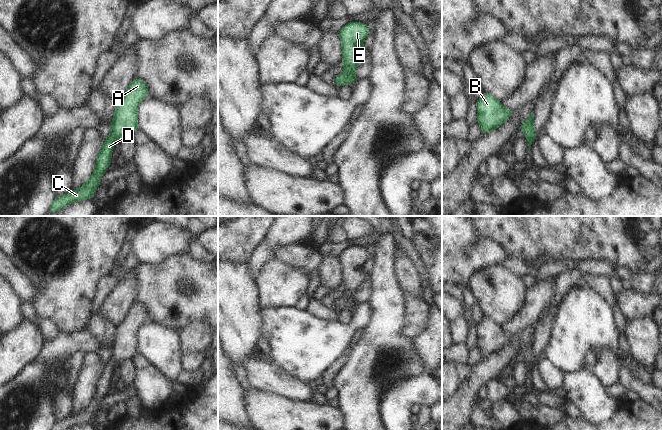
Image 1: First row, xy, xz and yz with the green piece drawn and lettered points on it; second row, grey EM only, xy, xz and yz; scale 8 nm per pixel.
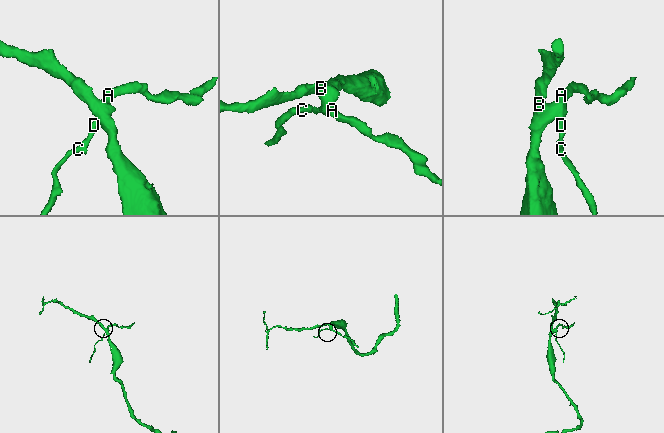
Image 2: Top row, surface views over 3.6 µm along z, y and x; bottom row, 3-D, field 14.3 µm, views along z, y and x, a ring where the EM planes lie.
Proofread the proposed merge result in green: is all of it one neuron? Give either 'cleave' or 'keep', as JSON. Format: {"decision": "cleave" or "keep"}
{"decision": "keep"}

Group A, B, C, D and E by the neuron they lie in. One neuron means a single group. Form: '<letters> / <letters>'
A B C D E

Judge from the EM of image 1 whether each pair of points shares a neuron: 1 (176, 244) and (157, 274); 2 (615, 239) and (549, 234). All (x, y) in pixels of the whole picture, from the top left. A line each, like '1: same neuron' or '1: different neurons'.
1: different neurons
2: same neuron

